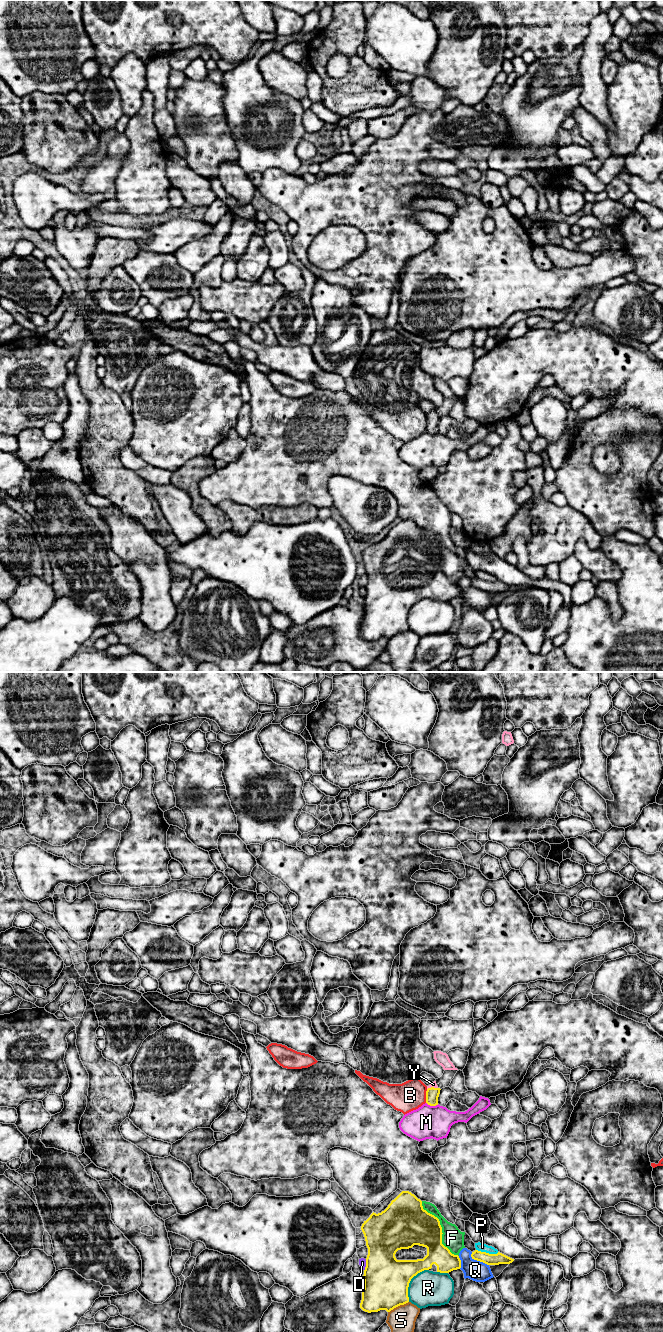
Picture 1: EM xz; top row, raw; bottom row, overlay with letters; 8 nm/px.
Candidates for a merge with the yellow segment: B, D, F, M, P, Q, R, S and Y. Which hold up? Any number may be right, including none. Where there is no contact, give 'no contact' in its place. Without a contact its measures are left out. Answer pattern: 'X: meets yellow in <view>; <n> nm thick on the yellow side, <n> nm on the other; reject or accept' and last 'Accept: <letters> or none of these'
B: meets yellow in xz; 110 nm thick on the yellow side, 240 nm on the other; reject
D: meets yellow in xz; 360 nm thick on the yellow side, 60 nm on the other; reject
F: meets yellow in xz; 320 nm thick on the yellow side, 170 nm on the other; reject
M: meets yellow in xz; 110 nm thick on the yellow side, 260 nm on the other; reject
P: meets yellow in xz; 100 nm thick on the yellow side, 70 nm on the other; reject
Q: meets yellow in xz; 100 nm thick on the yellow side, 160 nm on the other; reject
R: meets yellow in xz; 360 nm thick on the yellow side, 280 nm on the other; reject
S: meets yellow in xz; 360 nm thick on the yellow side, 220 nm on the other; reject
Y: meets yellow in xz; 110 nm thick on the yellow side, 50 nm on the other; accept
Accept: Y

